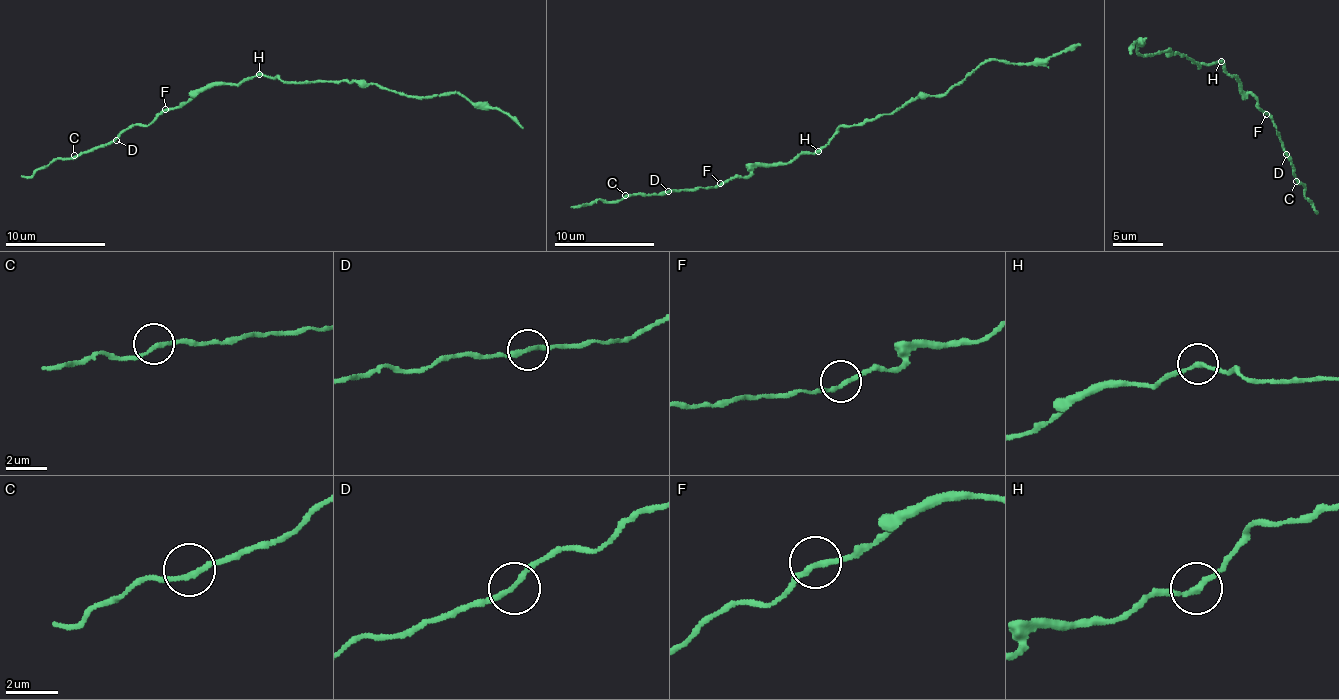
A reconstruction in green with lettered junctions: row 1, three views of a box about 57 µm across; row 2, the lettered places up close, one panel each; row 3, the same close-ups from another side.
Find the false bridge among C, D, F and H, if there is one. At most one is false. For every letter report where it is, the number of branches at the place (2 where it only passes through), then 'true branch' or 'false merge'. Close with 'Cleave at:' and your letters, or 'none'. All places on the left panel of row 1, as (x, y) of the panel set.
C: (74, 155) | 2 | true branch
D: (116, 140) | 2 | true branch
F: (165, 109) | 2 | true branch
H: (259, 74) | 2 | true branch
Cleave at: none

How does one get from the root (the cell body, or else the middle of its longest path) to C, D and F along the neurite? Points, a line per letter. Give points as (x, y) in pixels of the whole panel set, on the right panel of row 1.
C: (1209, 64), (1223, 63), (1229, 74), (1237, 77), (1241, 89), (1254, 97), (1277, 128), (1296, 181)
D: (1209, 64), (1223, 63), (1229, 74), (1237, 77), (1241, 89), (1249, 91), (1277, 128), (1286, 154)
F: (1209, 64), (1223, 63), (1229, 74), (1237, 77), (1241, 89), (1249, 91), (1266, 114)

